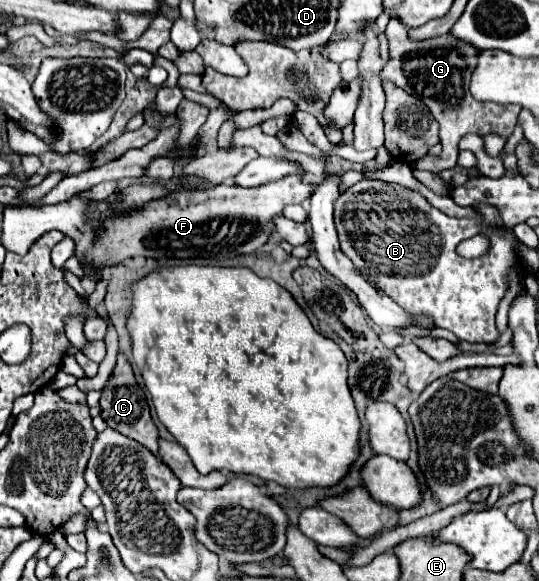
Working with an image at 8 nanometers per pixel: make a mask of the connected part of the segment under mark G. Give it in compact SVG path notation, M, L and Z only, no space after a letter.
M392 17L386 27L386 37L390 41L390 61L380 71L382 81L390 81L406 93L418 97L440 123L440 143L442 157L436 163L436 171L450 169L458 159L458 143L466 133L476 133L480 137L488 133L500 135L504 141L512 135L516 127L516 115L522 107L516 105L498 105L498 103L480 103L472 99L468 91L472 67L476 67L474 55L478 49L472 45L460 43L450 35L442 35L436 39L426 39L424 43L410 41L406 35L406 27L398 17Z

